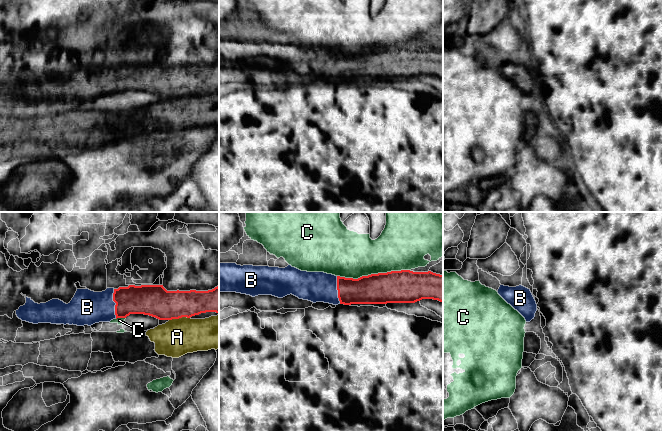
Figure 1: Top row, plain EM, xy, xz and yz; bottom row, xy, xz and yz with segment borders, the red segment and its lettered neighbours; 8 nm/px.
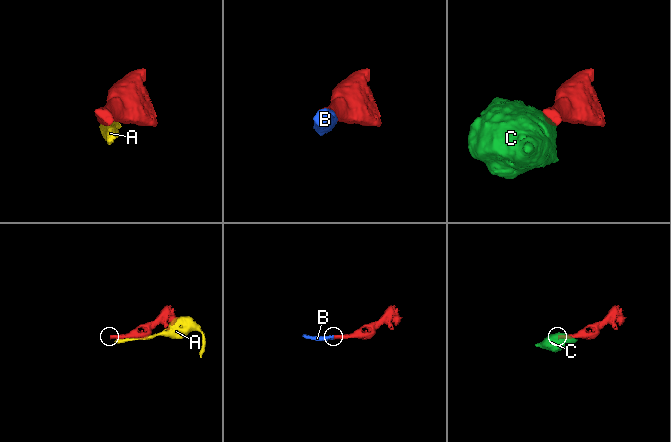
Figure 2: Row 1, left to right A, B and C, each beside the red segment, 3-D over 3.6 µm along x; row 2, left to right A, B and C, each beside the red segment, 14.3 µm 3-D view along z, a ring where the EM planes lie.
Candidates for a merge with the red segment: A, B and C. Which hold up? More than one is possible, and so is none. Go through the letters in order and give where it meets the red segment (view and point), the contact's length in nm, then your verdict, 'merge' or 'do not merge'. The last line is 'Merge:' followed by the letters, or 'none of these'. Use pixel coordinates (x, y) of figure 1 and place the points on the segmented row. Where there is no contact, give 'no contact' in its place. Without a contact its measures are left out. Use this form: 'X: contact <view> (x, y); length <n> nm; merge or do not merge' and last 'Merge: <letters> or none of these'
A: contact xy (179, 317); length 170 nm; do not merge
B: contact xy (116, 304); length 240 nm; merge
C: contact xz (373, 274); length 600 nm; do not merge
Merge: B

